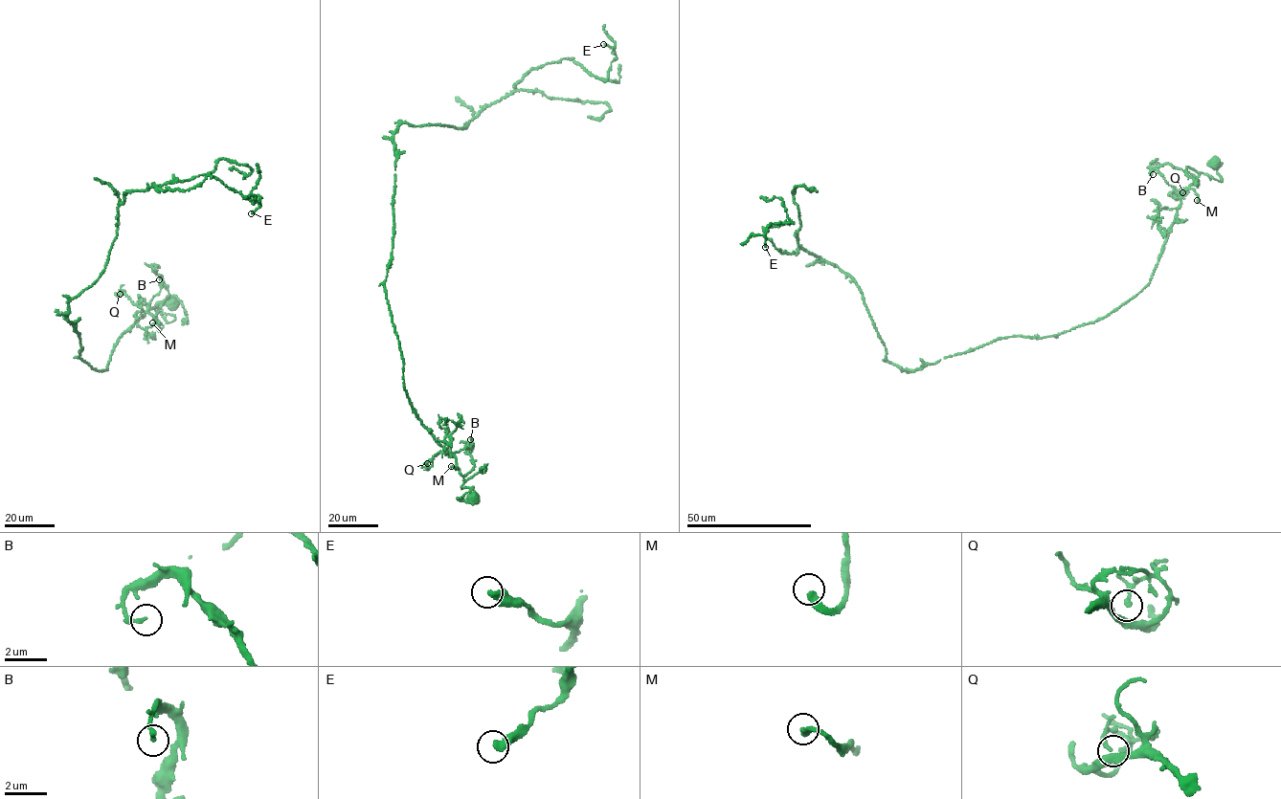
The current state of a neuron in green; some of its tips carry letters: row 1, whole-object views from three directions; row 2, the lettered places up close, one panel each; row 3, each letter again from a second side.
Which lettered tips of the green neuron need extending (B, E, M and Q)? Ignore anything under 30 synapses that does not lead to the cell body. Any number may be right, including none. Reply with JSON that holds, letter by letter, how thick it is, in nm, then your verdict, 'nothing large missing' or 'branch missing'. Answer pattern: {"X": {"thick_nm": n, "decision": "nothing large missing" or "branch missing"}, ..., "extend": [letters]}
{"B": {"thick_nm": 200, "decision": "nothing large missing"}, "E": {"thick_nm": 420, "decision": "nothing large missing"}, "M": {"thick_nm": 280, "decision": "branch missing"}, "Q": {"thick_nm": 190, "decision": "nothing large missing"}, "extend": ["M"]}

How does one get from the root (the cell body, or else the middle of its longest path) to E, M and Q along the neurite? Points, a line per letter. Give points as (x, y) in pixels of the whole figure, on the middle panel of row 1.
E: (394, 177), (393, 137), (401, 123), (463, 128), (530, 69), (565, 58), (606, 80), (616, 56), (603, 44)
M: (394, 177), (386, 299), (408, 399), (438, 442), (455, 457), (457, 468), (451, 466)
Q: (394, 177), (385, 291), (405, 389), (422, 423), (453, 454), (439, 452), (429, 467), (427, 463)

